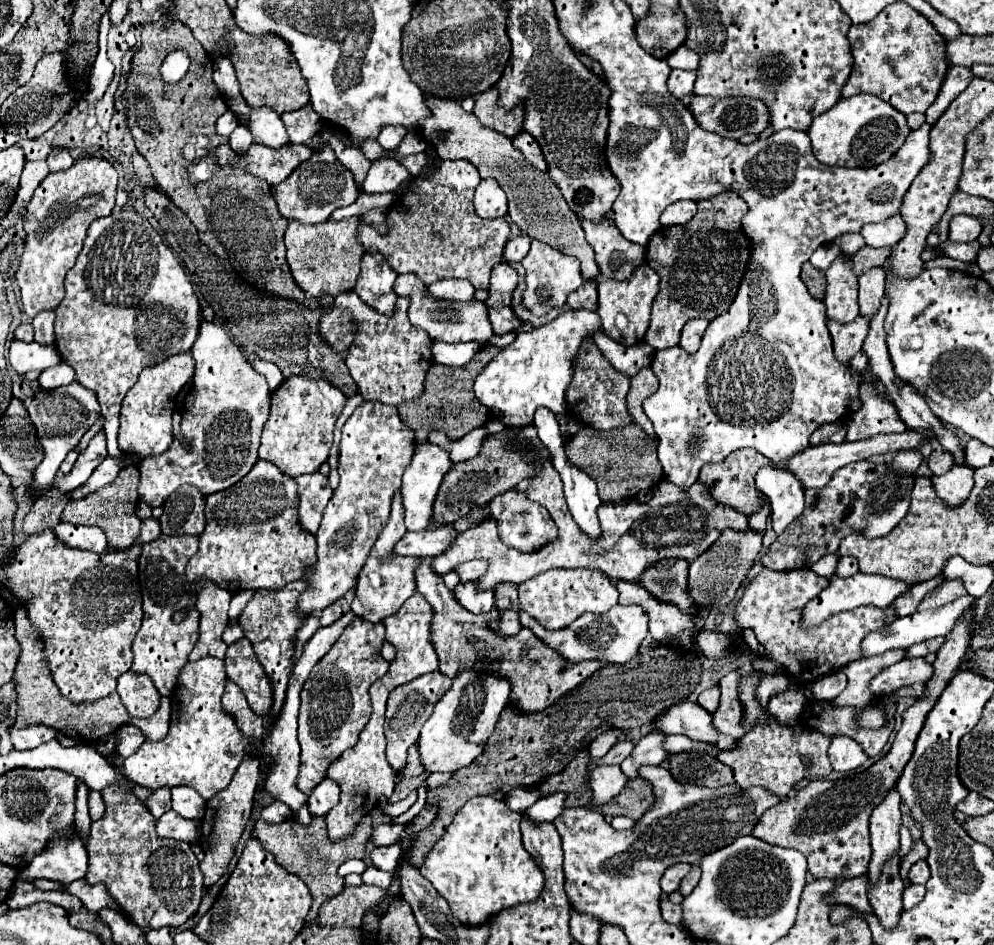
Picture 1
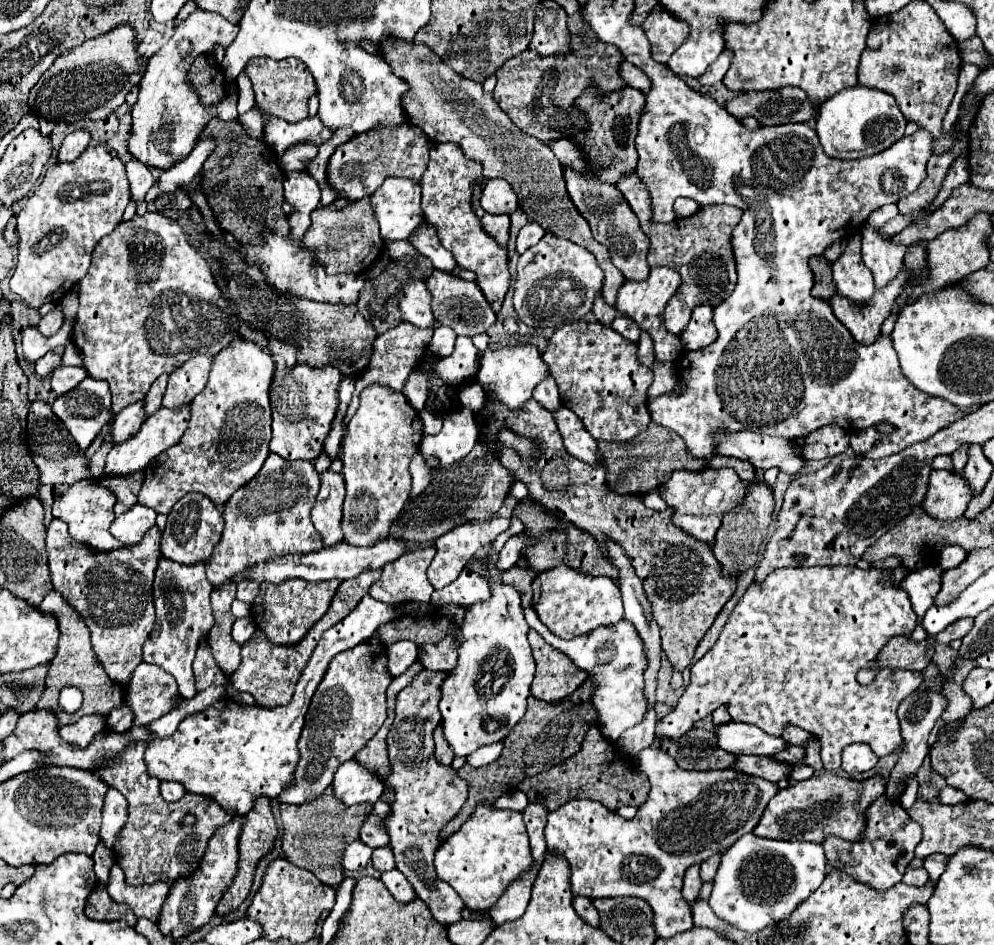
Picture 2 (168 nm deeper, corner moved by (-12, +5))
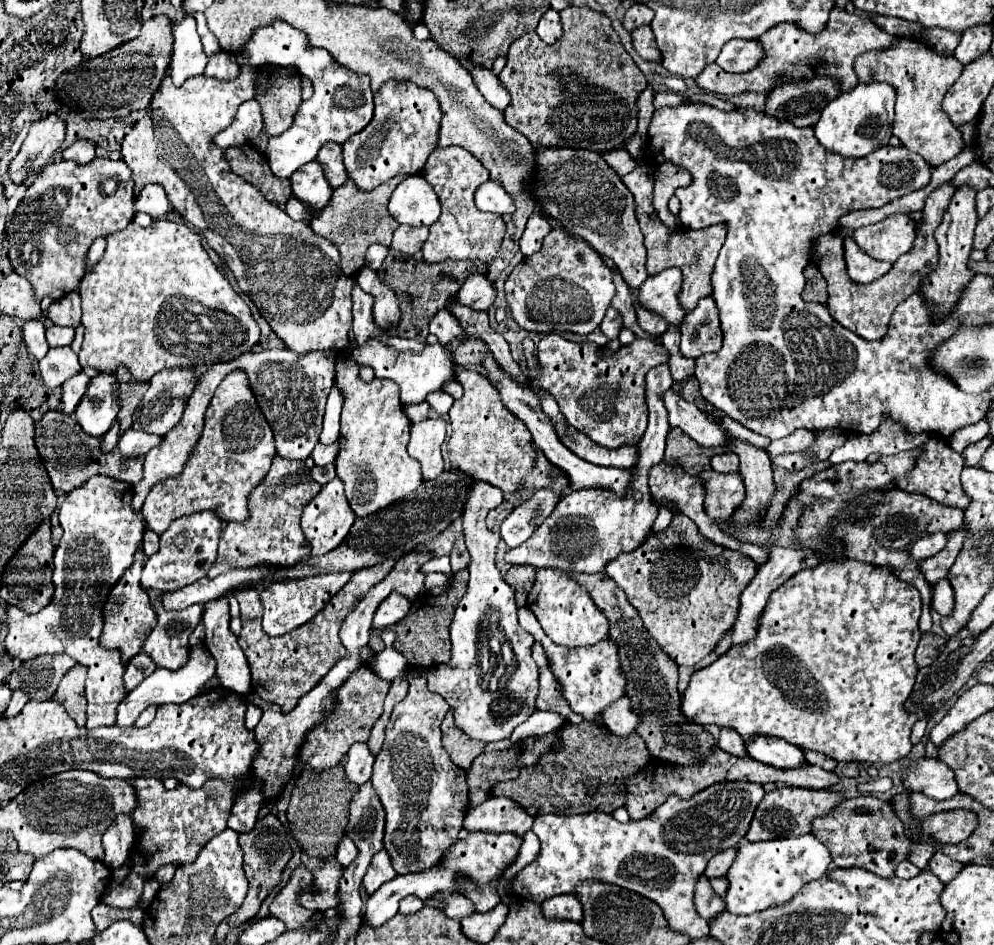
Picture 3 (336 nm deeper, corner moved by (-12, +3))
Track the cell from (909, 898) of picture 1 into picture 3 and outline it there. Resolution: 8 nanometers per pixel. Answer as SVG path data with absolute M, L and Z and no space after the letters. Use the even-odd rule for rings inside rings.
M900 861L900 863L896 865L896 871L894 871L894 875L896 875L896 877L902 877L902 879L910 879L910 877L914 877L914 875L918 875L918 873L920 873L920 869L914 867L910 861Z

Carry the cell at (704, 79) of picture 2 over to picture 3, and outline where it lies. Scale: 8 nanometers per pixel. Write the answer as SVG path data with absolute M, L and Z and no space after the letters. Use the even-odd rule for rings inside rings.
M732 39L722 47L716 63L728 73L746 73L752 71L764 57L766 51L758 41Z

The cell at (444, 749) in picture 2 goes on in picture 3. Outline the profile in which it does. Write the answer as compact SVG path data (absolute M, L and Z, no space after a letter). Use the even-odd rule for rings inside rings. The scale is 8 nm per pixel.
M452 709L446 713L446 717L442 721L442 743L444 743L446 751L450 753L450 759L462 769L468 769L472 765L472 761L480 753L484 753L484 745L486 745L482 741L470 739L462 729L456 727Z

